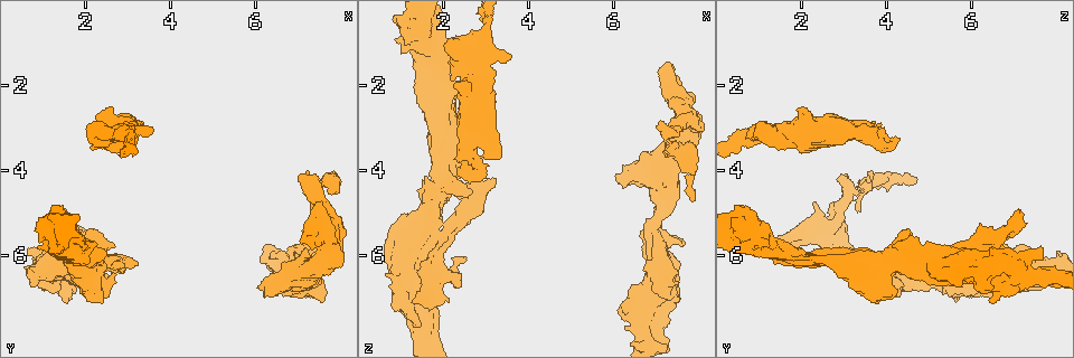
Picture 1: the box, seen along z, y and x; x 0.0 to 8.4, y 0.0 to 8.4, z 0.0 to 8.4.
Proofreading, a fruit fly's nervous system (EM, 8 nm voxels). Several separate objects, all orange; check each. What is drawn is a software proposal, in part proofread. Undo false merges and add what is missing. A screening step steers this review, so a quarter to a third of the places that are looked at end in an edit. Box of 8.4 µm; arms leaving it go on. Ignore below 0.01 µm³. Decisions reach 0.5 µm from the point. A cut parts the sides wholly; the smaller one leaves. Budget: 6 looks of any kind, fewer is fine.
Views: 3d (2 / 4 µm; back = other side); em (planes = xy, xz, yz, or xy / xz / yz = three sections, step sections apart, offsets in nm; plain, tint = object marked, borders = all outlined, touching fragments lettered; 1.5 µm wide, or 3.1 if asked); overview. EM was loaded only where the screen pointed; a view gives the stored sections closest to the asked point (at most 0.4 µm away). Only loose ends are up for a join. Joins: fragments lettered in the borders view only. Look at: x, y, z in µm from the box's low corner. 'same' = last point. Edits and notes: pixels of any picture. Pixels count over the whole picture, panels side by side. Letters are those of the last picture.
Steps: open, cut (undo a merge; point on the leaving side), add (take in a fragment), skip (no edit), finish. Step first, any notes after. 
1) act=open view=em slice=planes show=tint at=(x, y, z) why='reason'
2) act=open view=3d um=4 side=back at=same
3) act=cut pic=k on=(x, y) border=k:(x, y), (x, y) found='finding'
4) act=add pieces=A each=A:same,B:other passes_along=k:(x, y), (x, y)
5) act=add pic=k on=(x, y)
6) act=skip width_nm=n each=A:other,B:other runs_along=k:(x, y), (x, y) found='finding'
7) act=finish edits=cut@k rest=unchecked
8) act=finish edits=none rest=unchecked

act=open view=3d um=4 at=(7.55, 7.10, 5.65) why='an open end'

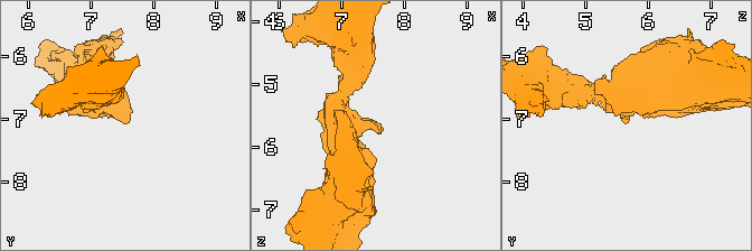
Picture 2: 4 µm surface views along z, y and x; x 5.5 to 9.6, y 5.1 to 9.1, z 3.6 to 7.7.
act=open view=em slice=planes show=borders at=(7.55, 7.10, 5.60)

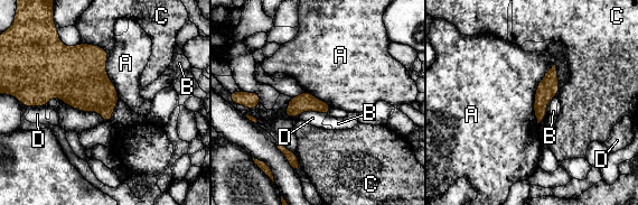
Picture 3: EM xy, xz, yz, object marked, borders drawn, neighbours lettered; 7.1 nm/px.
act=skip longest_contact=A:480nm each=A:other,B:other,C:other,D:other found='no lettered fragment goes on from it'

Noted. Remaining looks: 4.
act=open view=3d um=4 at=(7.35, 5.85, 1.55) why='free end'

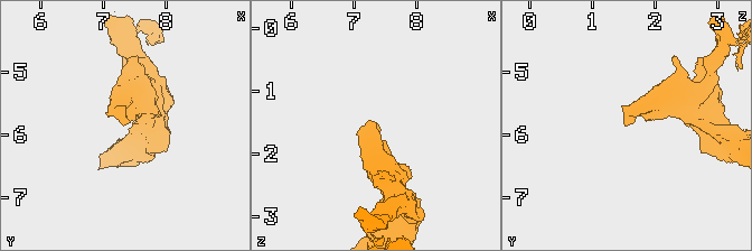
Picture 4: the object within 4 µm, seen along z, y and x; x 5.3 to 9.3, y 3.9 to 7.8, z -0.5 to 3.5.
act=open view=em slice=xz step=4 show=tint at=(7.35, 5.80, 1.50) why='shape alone is not enough'

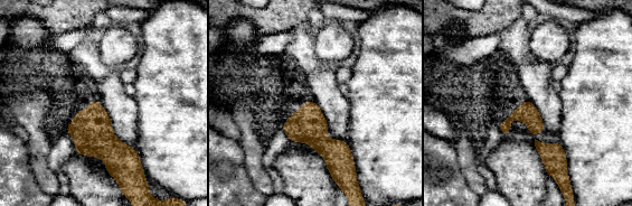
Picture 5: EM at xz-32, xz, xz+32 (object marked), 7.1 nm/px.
act=open view=em slice=planes show=borders at=same

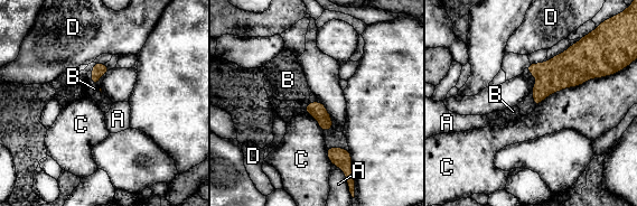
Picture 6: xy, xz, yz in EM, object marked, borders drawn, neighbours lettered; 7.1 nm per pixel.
act=add pieces=B each=A:other,B:same,C:other,D:other found='it goes on there'

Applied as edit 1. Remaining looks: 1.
act=finish edits=add@6 rest=unchecked

